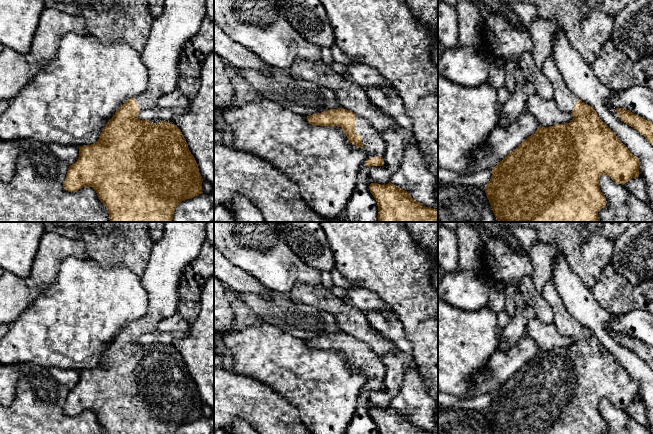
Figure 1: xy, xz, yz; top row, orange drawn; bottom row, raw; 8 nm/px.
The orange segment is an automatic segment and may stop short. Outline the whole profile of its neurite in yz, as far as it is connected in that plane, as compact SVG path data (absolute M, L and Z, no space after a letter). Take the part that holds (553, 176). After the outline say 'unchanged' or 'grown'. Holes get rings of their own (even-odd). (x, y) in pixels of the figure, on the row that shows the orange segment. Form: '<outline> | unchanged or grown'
M552 56L547 58L541 69L553 86L557 107L562 112L571 113L573 119L566 124L539 126L534 134L492 169L485 193L499 222L601 222L598 212L607 201L599 187L600 177L607 175L624 185L630 179L639 177L639 158L627 149L590 105L569 91Z | grown

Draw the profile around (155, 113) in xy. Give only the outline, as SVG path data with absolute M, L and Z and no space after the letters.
M155 106L144 111L139 112L138 118L144 120L161 120L168 121L179 117L186 111L183 107L163 108Z

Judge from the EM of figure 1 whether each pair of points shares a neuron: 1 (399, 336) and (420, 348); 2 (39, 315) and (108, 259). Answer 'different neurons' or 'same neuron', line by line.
1: different neurons
2: different neurons

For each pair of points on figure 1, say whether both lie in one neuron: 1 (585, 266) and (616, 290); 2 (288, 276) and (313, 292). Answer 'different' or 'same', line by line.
1: different
2: different

